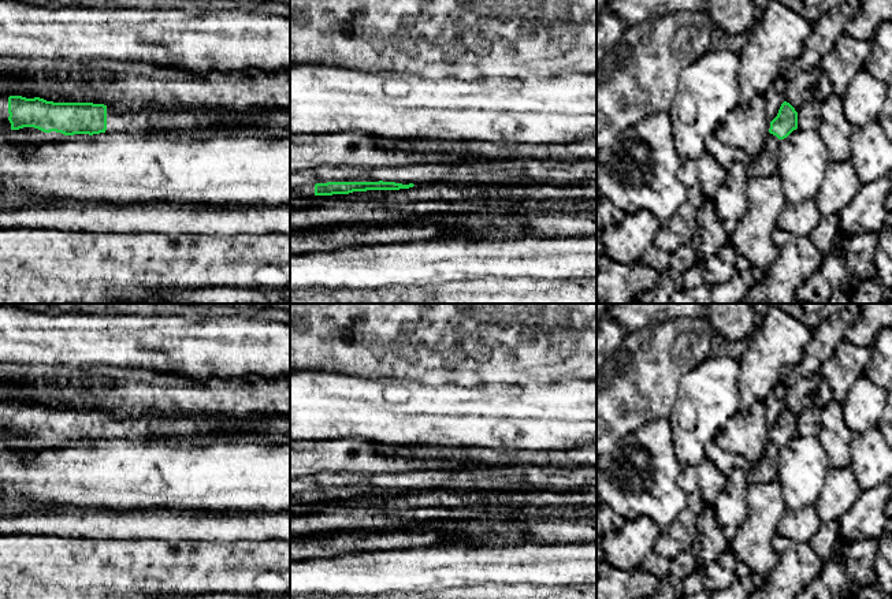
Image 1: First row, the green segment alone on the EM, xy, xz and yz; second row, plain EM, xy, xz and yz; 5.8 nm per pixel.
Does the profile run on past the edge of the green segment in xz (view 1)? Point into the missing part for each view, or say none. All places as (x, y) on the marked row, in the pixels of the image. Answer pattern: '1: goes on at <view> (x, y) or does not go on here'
1: goes on at xz (304, 190)

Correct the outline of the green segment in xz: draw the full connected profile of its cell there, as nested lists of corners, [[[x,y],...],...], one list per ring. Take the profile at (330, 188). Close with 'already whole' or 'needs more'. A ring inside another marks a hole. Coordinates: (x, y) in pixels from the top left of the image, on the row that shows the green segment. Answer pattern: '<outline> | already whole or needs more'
[[[327,182],[316,185],[301,185],[290,189],[290,200],[311,198],[313,196],[349,194],[367,190],[399,190],[413,187],[413,183],[402,185],[395,182]]] | needs more

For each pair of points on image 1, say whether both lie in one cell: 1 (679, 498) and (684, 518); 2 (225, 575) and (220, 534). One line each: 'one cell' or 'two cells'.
1: two cells
2: two cells

